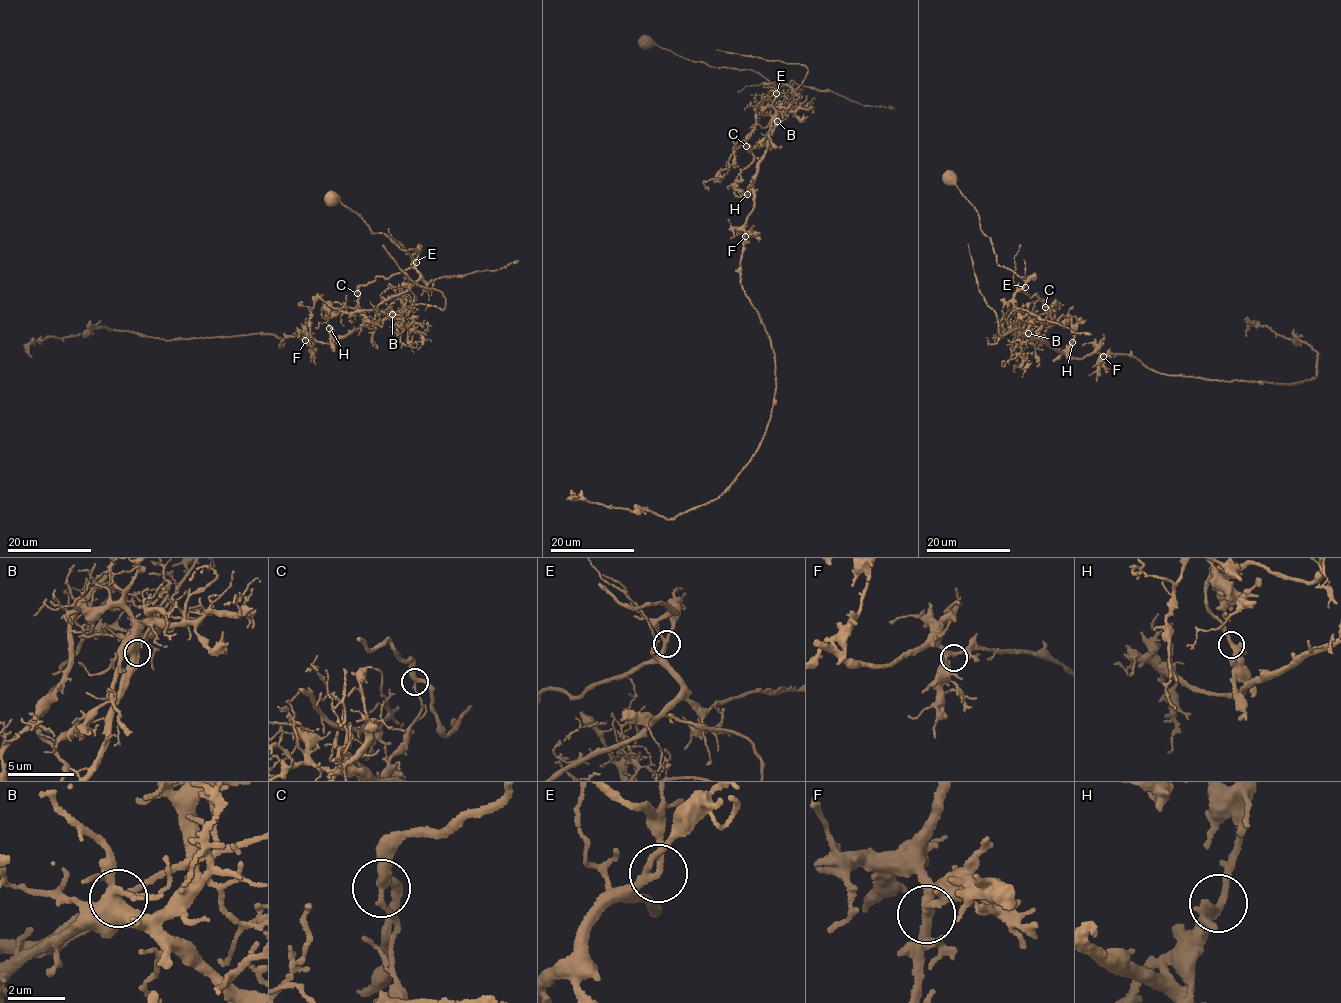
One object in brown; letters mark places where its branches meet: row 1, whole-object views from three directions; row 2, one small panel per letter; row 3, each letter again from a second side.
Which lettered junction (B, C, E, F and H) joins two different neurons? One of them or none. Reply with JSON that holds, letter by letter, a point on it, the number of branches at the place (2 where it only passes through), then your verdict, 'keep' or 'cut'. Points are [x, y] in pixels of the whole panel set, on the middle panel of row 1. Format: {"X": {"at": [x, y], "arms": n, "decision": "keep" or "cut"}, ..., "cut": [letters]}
{"B": {"at": [777, 121], "arms": 3, "decision": "keep"}, "C": {"at": [746, 146], "arms": 3, "decision": "cut"}, "E": {"at": [776, 93], "arms": 3, "decision": "keep"}, "F": {"at": [745, 236], "arms": 3, "decision": "keep"}, "H": {"at": [747, 194], "arms": 3, "decision": "keep"}, "cut": ["C"]}

